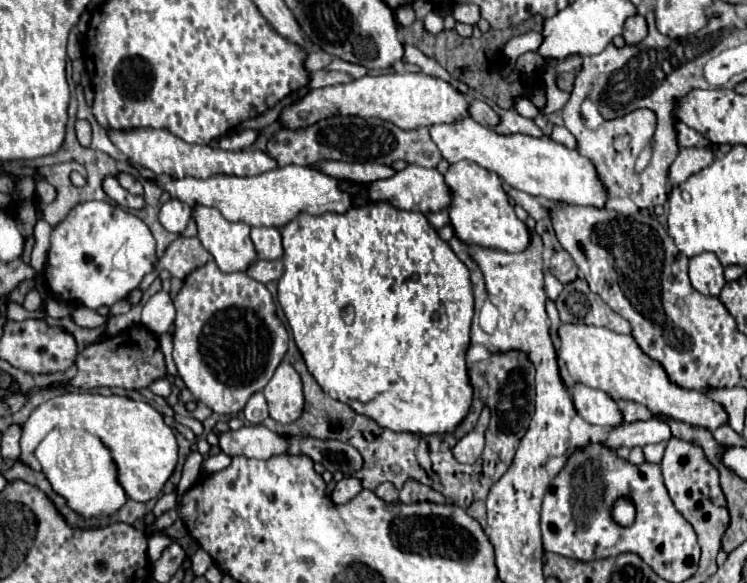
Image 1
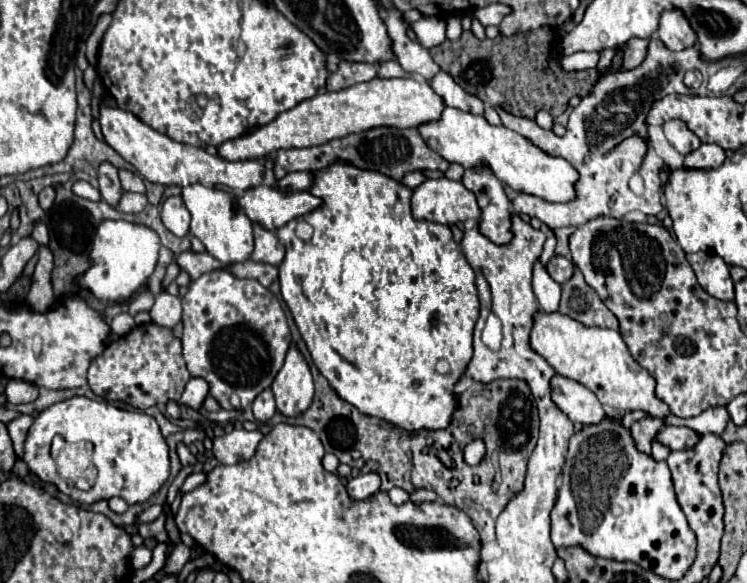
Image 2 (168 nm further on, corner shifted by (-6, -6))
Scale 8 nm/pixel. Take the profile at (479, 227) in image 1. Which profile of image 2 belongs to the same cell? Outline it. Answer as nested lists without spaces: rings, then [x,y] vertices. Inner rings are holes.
[[[466,170],[464,176],[462,176],[462,184],[476,196],[478,200],[478,206],[482,210],[480,214],[480,232],[490,238],[494,244],[500,244],[500,246],[506,246],[510,244],[510,240],[514,238],[512,234],[512,210],[510,210],[510,200],[508,196],[504,194],[504,186],[502,182],[490,172],[490,170],[482,170],[482,172],[474,172],[474,170]]]

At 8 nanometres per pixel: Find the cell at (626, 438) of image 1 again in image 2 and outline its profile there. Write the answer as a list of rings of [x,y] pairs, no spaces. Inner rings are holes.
[[[664,426],[656,436],[654,436],[656,442],[664,444],[666,448],[670,450],[688,450],[692,448],[698,440],[700,440],[700,434],[690,430],[690,428],[680,428],[680,426]]]

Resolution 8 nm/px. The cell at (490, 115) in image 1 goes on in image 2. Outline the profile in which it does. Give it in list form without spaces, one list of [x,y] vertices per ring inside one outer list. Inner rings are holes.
[[[438,72],[438,76],[432,78],[432,84],[434,92],[438,96],[444,98],[446,106],[452,106],[452,108],[458,108],[458,110],[464,110],[464,112],[470,112],[470,114],[484,114],[484,104],[482,100],[478,100],[476,96],[470,96],[468,92],[464,92],[454,80],[450,74],[446,72]]]

